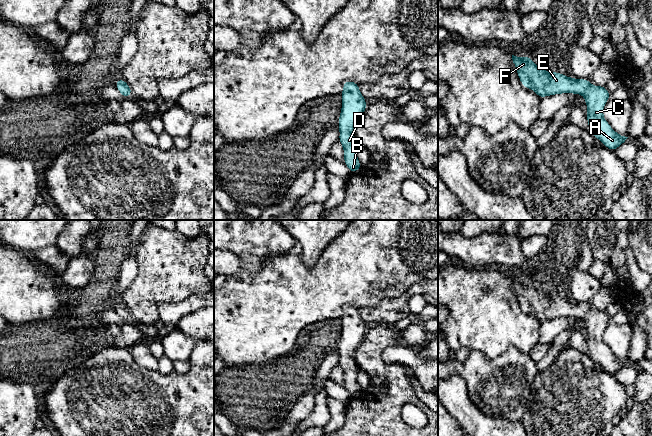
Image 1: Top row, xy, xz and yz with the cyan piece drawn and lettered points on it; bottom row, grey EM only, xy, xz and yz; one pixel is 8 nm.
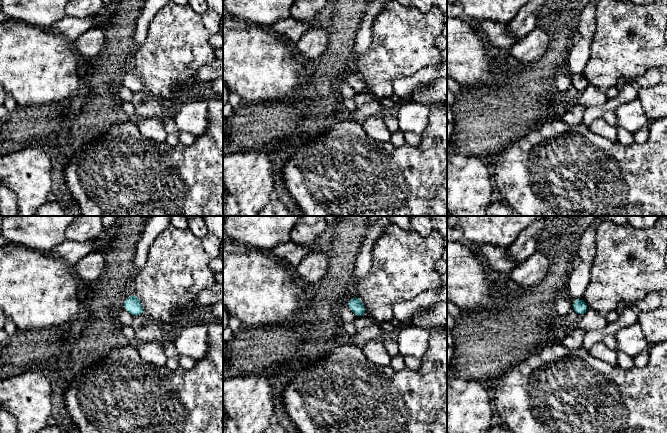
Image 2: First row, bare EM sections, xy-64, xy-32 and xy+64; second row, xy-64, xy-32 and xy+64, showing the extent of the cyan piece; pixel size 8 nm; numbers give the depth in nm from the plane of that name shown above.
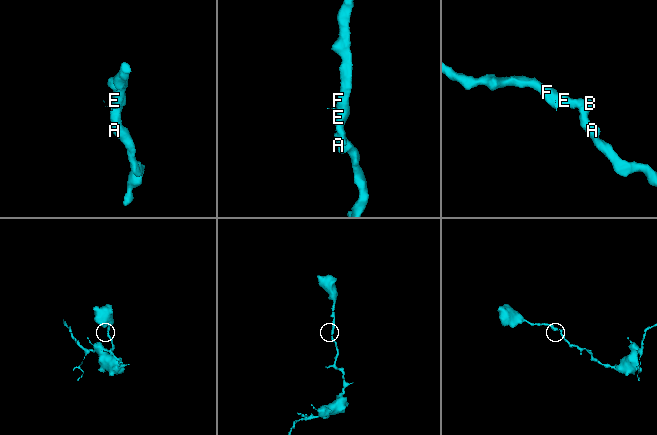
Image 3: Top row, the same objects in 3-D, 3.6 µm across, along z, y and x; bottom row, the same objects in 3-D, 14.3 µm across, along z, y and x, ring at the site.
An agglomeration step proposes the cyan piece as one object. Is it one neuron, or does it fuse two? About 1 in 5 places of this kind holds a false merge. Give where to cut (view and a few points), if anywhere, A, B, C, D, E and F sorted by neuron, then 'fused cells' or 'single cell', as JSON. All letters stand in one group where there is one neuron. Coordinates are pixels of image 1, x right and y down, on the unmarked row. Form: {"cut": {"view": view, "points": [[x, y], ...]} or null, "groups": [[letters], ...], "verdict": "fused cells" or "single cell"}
{"cut": null, "groups": [["A", "B", "C", "D", "E", "F"]], "verdict": "single cell"}

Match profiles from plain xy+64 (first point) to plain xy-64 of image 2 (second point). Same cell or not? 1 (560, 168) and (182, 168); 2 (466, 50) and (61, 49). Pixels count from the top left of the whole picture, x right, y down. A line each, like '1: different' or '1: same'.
1: same
2: same

